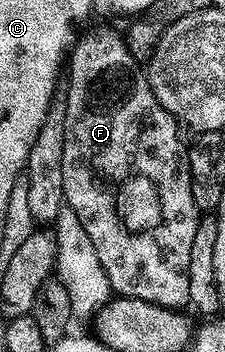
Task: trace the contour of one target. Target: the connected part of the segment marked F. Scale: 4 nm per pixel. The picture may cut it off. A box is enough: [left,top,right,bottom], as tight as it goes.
[64,33,200,309]

